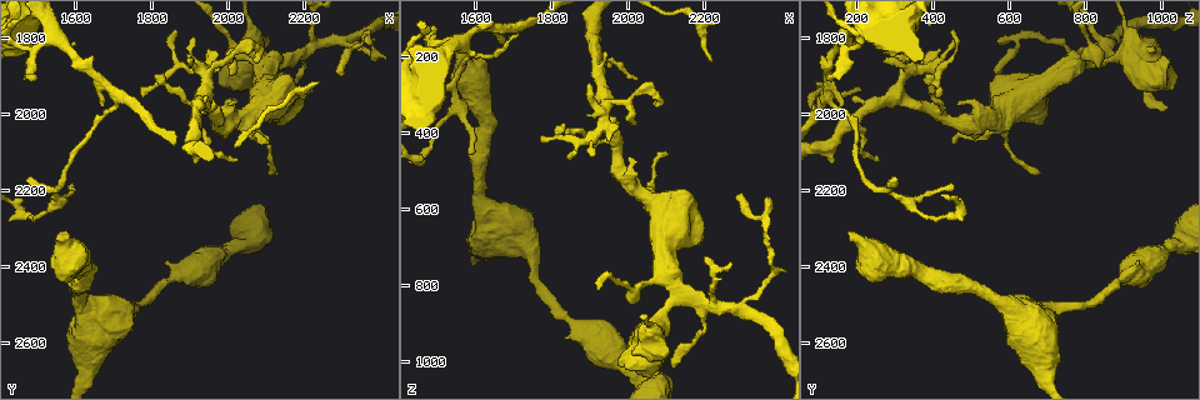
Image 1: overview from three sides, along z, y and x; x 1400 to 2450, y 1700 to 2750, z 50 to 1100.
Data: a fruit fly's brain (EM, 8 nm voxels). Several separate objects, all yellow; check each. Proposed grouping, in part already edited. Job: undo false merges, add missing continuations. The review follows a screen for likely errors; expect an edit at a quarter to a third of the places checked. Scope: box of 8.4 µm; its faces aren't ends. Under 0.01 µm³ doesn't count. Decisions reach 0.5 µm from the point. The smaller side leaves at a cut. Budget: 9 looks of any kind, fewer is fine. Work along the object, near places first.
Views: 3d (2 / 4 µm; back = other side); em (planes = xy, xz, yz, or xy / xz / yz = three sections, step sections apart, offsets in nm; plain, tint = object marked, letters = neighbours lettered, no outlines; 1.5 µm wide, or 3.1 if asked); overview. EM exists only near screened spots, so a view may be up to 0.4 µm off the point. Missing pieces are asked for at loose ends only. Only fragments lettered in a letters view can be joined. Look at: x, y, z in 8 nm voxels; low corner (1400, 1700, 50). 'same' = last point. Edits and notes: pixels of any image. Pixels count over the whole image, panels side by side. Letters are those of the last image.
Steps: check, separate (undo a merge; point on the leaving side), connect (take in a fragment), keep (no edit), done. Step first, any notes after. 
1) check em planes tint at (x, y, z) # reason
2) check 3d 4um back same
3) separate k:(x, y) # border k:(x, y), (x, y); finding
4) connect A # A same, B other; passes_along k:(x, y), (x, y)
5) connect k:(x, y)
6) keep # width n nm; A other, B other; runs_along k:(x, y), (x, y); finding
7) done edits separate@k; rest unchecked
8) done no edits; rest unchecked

check em planes letters at (2120, 1990, 1010) # branch stops here

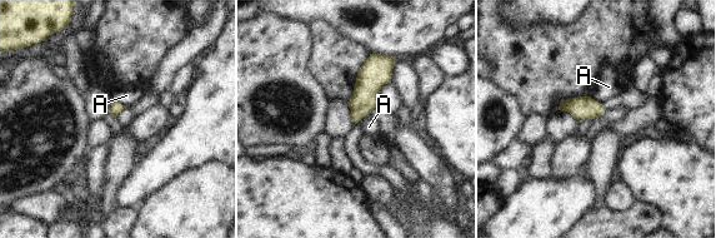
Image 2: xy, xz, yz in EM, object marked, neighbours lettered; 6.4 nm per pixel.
keep # A other; border 2:(369, 113), (354, 123); none of them fits

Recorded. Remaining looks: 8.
check em planes letters at (2355, 1805, 620) # abrupt turn

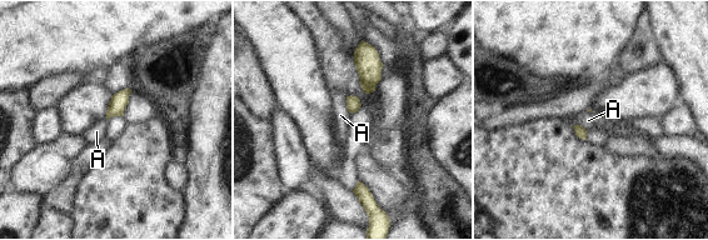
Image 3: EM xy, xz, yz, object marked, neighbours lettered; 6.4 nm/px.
keep # A other; border 3:(345, 96), (345, 108), (352, 113); all the same neuron

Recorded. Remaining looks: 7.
check em planes letters at (2105, 2075, 455) # free end

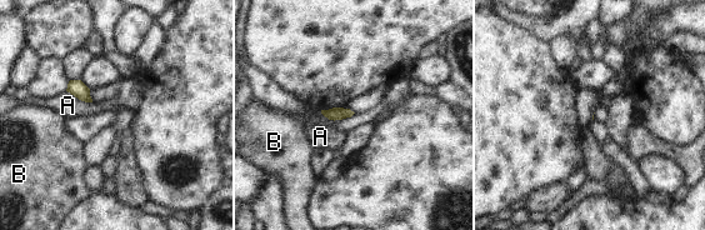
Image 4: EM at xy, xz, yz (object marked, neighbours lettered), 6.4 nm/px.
keep # longest_contact A 190 nm; A other, B other; border 4:(66, 90), (79, 99), (91, 103); none of them fits

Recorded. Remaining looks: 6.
check em planes letters at (1555, 2310, 180) # thick end

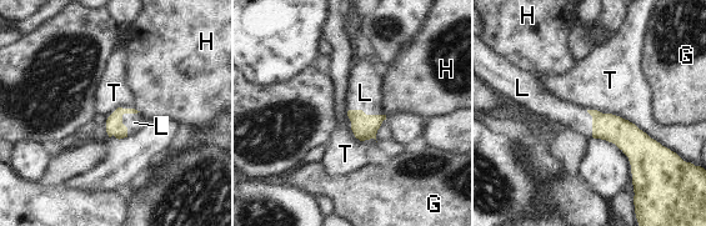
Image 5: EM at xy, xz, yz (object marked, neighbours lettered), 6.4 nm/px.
connect L # G other, H other, L same, T other; passes_along 5:(114, 124), (121, 116), (134, 122); the neuron continues

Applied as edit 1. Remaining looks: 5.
done edits connect@5; rest unchecked

